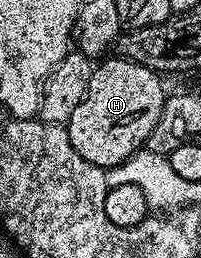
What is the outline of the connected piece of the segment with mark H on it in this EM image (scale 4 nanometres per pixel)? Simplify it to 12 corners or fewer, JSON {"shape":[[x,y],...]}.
{"shape":[[131,60],[95,67],[65,125],[103,170],[145,145],[168,99]]}

